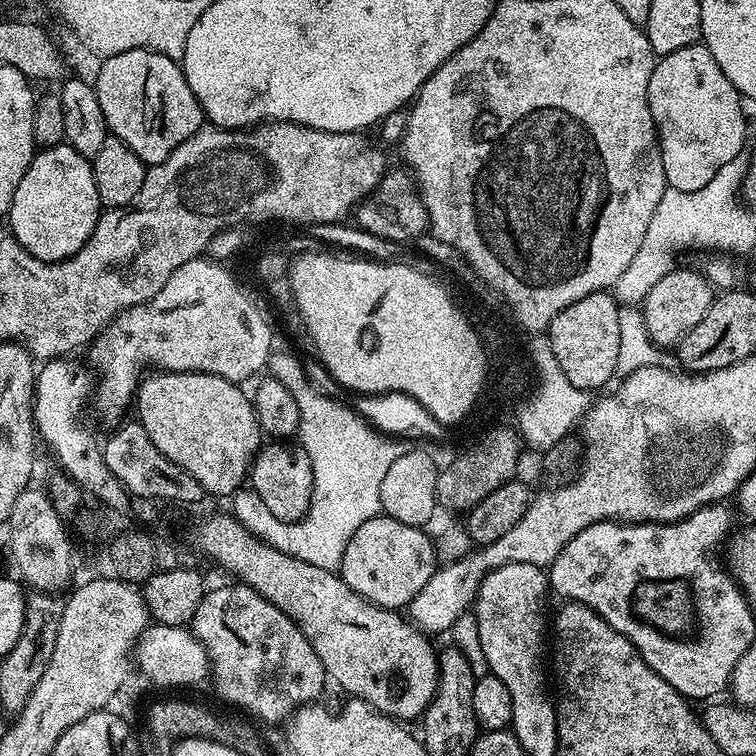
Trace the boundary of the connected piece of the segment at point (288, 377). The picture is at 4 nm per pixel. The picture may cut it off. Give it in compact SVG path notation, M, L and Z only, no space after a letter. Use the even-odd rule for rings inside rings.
M277 351L270 360L271 379L280 380L287 386L290 394L294 396L300 407L301 421L298 433L299 447L305 448L310 458L312 467L312 501L308 507L308 512L301 520L294 523L279 520L267 514L260 516L248 516L248 508L240 504L234 509L237 520L246 526L260 539L265 540L270 546L274 546L282 554L290 554L302 562L310 562L310 566L322 566L322 570L336 572L342 562L342 554L346 550L346 542L362 526L362 522L370 522L370 518L381 515L379 502L379 491L381 489L382 478L386 475L386 470L406 451L406 444L403 439L393 438L368 423L363 417L356 414L347 403L339 404L336 400L331 400L328 396L323 396L320 392L315 392L308 385L308 380L304 377L304 368L288 352Z

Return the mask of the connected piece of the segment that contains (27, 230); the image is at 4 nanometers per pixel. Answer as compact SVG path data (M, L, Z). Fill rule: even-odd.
M65 142L53 148L37 151L33 156L26 174L22 174L22 182L18 182L18 190L14 190L14 202L8 211L6 223L12 227L11 235L27 252L34 254L34 258L65 260L82 250L90 234L94 234L101 211L98 186L94 186L91 159L78 154L78 150L74 150Z

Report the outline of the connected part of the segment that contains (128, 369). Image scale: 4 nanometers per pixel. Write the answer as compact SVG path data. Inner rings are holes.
M197 258L178 266L174 274L145 304L127 308L121 316L115 316L104 331L92 341L91 367L98 373L94 384L96 412L104 420L119 421L124 411L131 409L142 374L149 370L162 372L205 372L221 376L233 382L245 382L255 372L265 371L273 355L272 328L264 316L252 305L252 300L240 289L240 284L227 272L223 263Z

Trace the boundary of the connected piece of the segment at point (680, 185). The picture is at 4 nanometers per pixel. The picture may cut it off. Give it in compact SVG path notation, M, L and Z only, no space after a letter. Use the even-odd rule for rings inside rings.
M697 42L686 49L686 57L661 56L650 74L648 101L650 114L660 137L660 157L668 187L678 190L702 190L706 182L745 151L748 120L737 88L722 74L722 66L714 62L714 54Z

